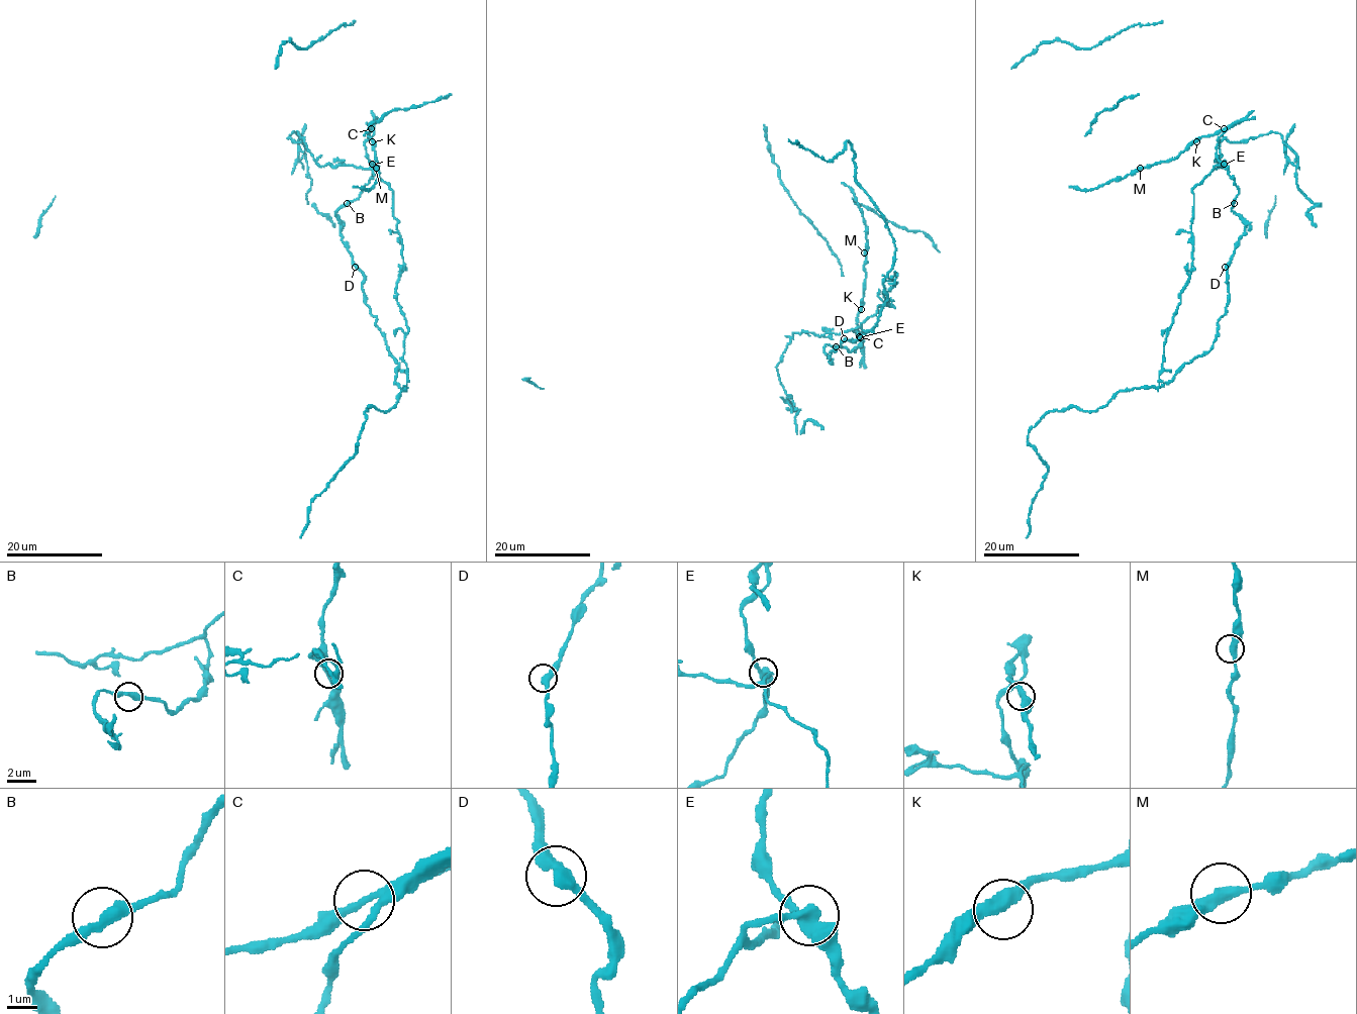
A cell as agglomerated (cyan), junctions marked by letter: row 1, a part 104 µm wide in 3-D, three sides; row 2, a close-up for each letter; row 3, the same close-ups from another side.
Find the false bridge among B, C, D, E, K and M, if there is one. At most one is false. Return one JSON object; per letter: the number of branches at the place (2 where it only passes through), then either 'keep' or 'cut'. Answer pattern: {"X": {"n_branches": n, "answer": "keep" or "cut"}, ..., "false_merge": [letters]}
{"B": {"n_branches": 2, "answer": "keep"}, "C": {"n_branches": 3, "answer": "keep"}, "D": {"n_branches": 2, "answer": "keep"}, "E": {"n_branches": 3, "answer": "cut"}, "K": {"n_branches": 2, "answer": "keep"}, "M": {"n_branches": 2, "answer": "keep"}, "false_merge": ["E"]}

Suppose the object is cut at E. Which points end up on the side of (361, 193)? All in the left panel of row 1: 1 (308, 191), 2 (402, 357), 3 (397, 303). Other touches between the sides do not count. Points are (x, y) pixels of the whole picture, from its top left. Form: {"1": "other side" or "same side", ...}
{"1": "other side", "2": "other side", "3": "other side"}

